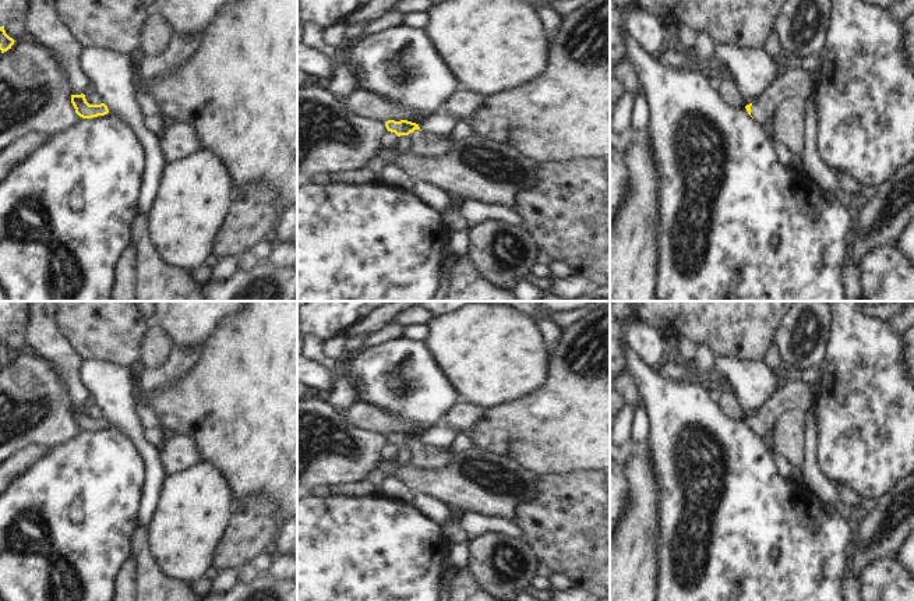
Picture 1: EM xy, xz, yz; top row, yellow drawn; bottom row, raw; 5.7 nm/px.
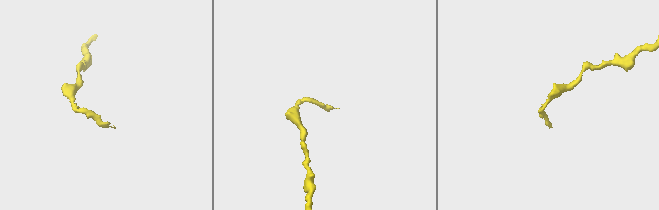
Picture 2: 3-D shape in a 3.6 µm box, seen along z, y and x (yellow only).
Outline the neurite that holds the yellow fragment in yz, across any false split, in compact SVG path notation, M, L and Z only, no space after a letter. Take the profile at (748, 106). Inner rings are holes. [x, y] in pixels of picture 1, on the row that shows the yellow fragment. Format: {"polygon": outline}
{"polygon": "M787 68L762 91L754 103L747 105L745 109L758 124L770 127L779 103L797 93L809 98L815 93L816 84L816 73L805 68Z"}

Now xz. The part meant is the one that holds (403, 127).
{"polygon": "M388 120L385 121L385 127L388 131L395 132L398 137L409 137L410 149L407 156L419 155L424 158L434 158L438 155L444 155L451 146L449 138L421 131L419 124L407 120Z"}

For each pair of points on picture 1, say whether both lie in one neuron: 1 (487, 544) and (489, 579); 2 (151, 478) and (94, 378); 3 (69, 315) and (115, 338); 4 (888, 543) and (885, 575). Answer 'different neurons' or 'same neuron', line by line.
1: same neuron
2: same neuron
3: same neuron
4: different neurons

